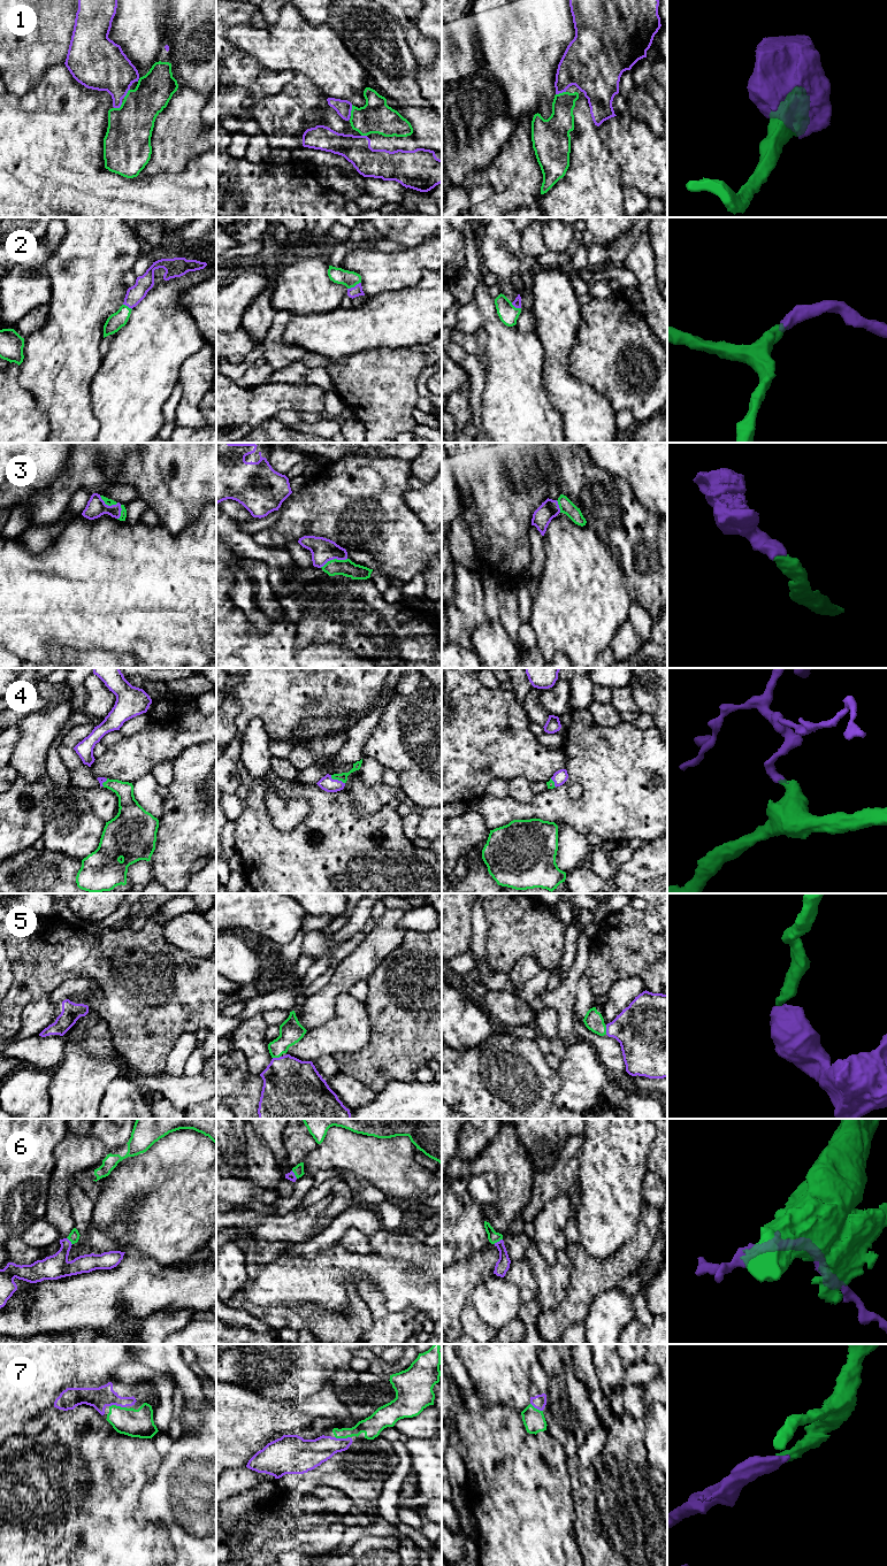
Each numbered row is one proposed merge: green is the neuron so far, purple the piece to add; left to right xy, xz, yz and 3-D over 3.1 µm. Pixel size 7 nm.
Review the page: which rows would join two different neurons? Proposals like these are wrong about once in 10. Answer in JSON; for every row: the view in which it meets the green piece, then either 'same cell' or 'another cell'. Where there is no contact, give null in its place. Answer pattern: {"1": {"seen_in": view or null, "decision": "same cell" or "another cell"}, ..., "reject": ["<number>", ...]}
{"1": {"seen_in": "xz", "decision": "same cell"}, "2": {"seen_in": "xz", "decision": "same cell"}, "3": {"seen_in": "xz", "decision": "same cell"}, "4": {"seen_in": "xz", "decision": "same cell"}, "5": {"seen_in": "yz", "decision": "same cell"}, "6": {"seen_in": "yz", "decision": "same cell"}, "7": {"seen_in": "xy", "decision": "same cell"}, "reject": []}

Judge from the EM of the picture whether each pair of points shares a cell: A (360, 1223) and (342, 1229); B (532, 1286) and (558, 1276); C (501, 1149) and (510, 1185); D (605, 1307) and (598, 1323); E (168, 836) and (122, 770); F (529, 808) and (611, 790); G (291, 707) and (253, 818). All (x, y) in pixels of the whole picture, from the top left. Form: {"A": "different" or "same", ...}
{"A": "same", "B": "different", "C": "same", "D": "same", "E": "different", "F": "same", "G": "different"}

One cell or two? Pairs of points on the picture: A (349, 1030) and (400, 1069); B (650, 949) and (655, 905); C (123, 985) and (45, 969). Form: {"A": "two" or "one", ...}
{"A": "two", "B": "two", "C": "one"}

